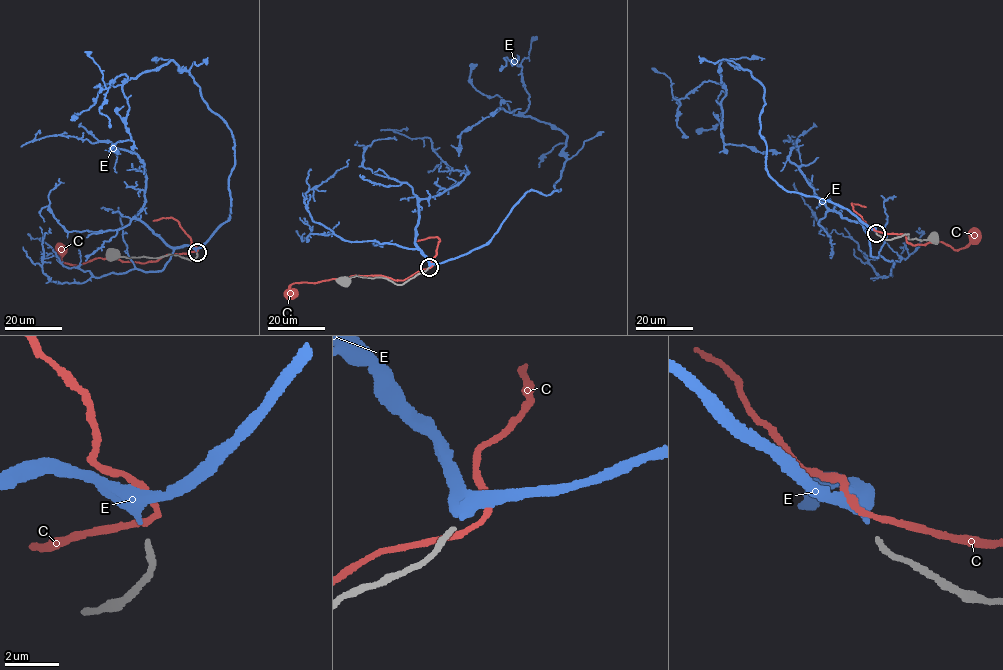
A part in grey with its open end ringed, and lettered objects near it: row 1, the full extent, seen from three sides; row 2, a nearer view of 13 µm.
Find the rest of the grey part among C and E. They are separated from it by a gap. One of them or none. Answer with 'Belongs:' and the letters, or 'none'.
Belongs: E

